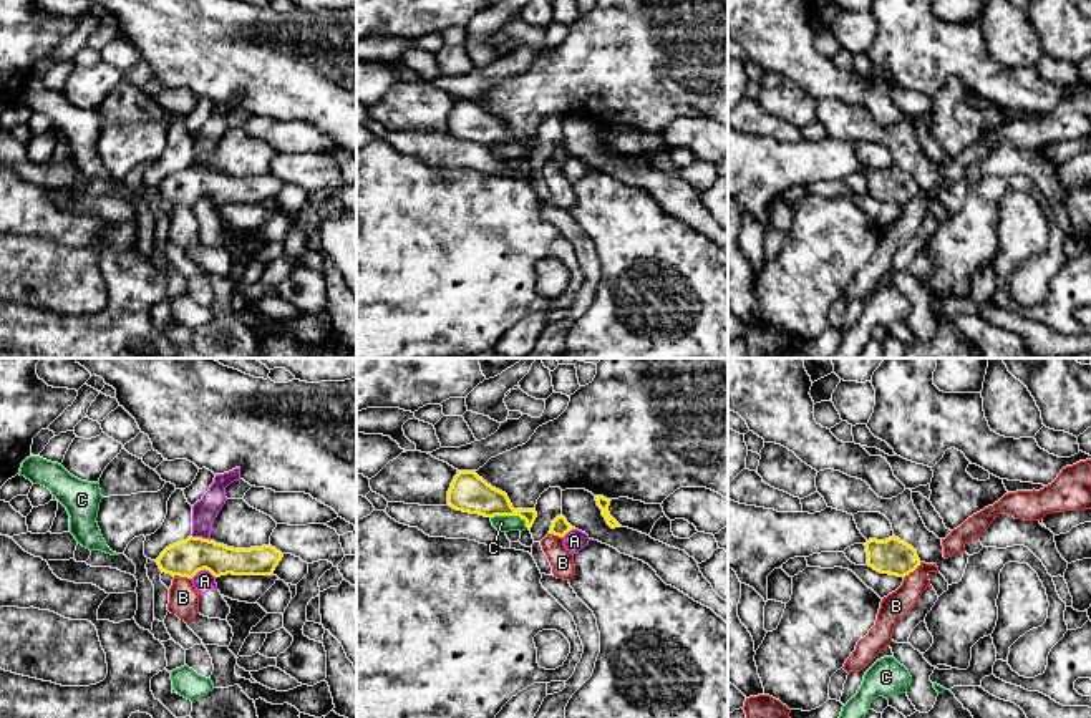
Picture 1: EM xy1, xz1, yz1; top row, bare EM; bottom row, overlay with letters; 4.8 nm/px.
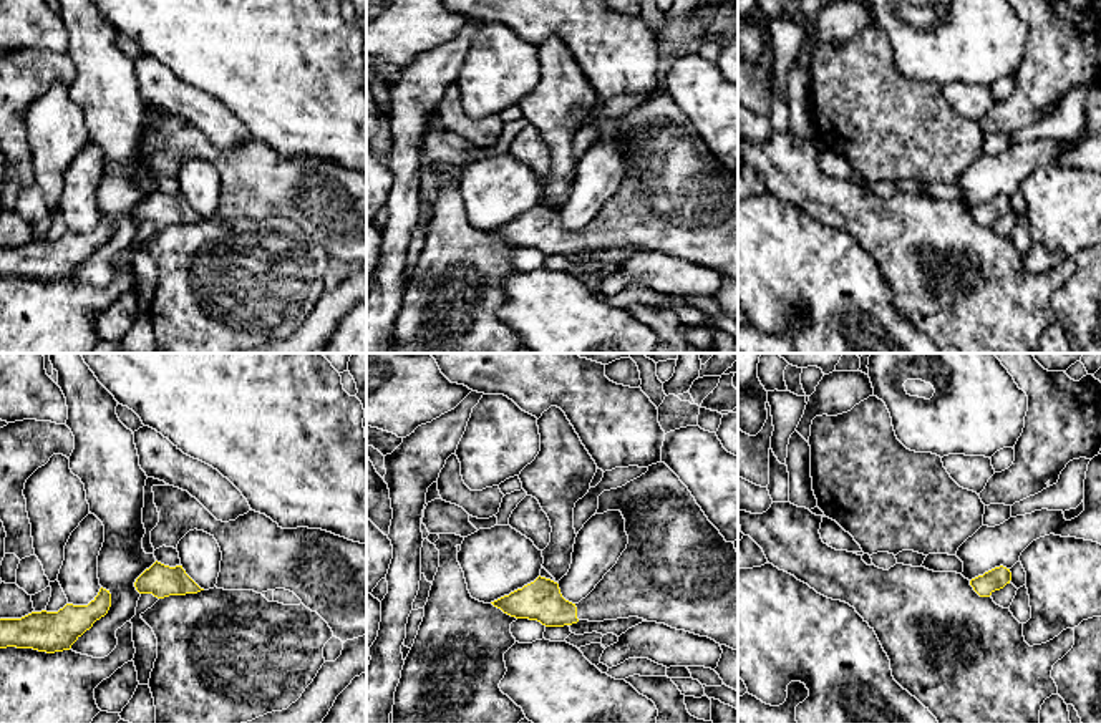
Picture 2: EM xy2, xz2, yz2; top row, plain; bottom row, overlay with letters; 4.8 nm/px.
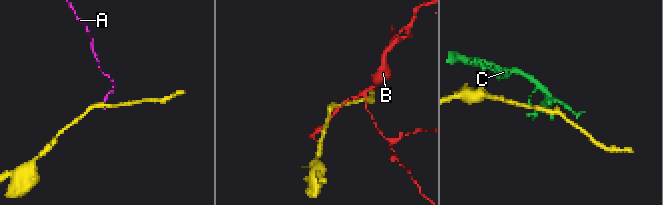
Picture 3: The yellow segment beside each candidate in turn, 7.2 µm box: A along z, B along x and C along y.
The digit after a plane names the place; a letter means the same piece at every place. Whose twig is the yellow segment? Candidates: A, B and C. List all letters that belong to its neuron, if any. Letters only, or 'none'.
none

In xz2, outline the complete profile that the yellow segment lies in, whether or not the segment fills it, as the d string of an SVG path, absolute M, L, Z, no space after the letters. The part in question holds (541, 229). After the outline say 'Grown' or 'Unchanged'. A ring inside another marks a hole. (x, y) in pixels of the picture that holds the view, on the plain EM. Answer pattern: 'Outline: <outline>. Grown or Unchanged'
Outline: M662 90L652 93L640 106L599 124L595 143L607 139L622 141L628 172L585 227L572 232L562 226L557 211L539 204L491 232L511 245L546 255L638 245L738 279L738 179L708 149L680 106Z. Grown

